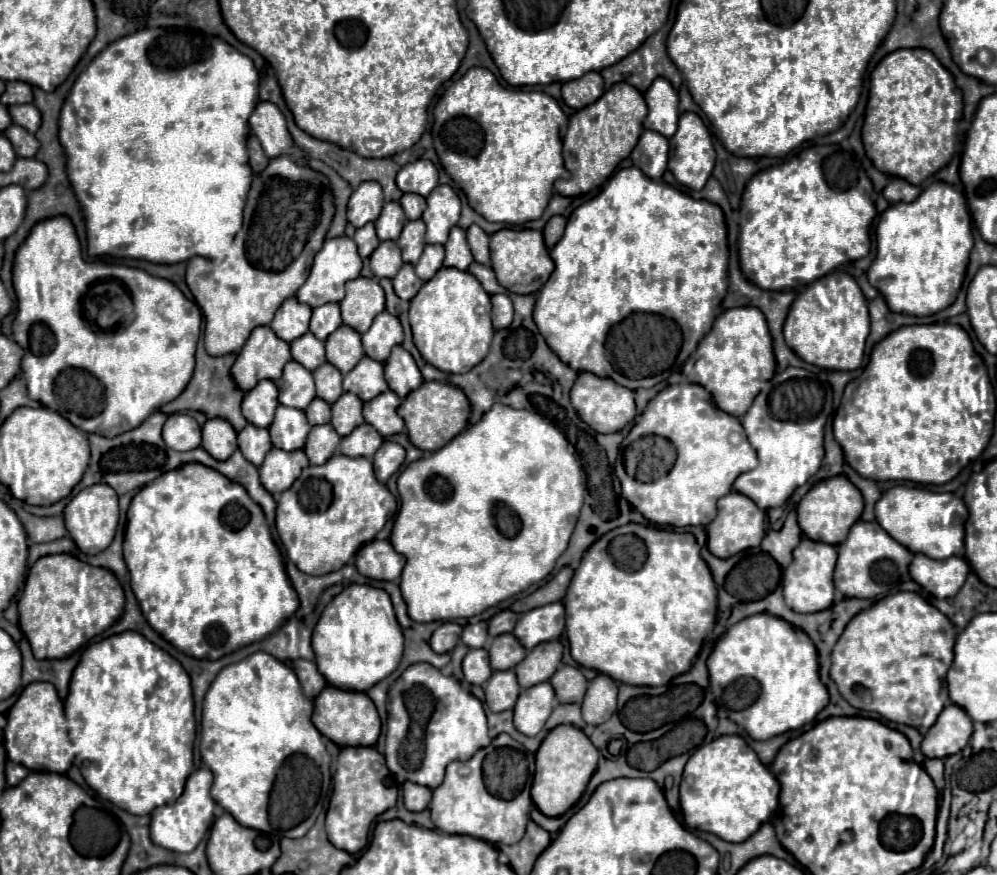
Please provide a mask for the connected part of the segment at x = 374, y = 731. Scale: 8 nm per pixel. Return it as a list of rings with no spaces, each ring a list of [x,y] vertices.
[[[325,686],[315,698],[313,724],[337,746],[373,746],[381,732],[381,720],[373,700],[365,692],[339,690],[335,686]]]

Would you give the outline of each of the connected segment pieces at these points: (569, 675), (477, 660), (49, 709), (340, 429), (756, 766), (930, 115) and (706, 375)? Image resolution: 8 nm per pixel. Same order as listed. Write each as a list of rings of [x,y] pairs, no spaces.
[[[563,664],[557,668],[557,674],[553,674],[553,678],[549,682],[555,688],[555,696],[559,702],[563,702],[563,704],[571,704],[571,702],[581,704],[583,702],[583,696],[587,690],[587,680],[579,668]]]
[[[483,648],[469,650],[467,656],[463,658],[463,674],[469,684],[477,684],[477,686],[485,684],[489,680],[489,676],[493,674],[487,650],[483,650]]]
[[[33,682],[25,686],[13,708],[7,712],[5,750],[9,760],[23,764],[33,772],[65,774],[73,762],[73,748],[69,740],[69,726],[63,714],[63,702],[49,682]]]
[[[343,392],[341,398],[335,404],[331,404],[331,410],[333,410],[331,424],[337,430],[337,434],[347,436],[365,422],[361,414],[361,406],[363,402],[355,394],[349,394],[349,392]]]
[[[719,736],[713,742],[699,746],[691,754],[681,782],[681,810],[687,826],[703,832],[713,832],[727,842],[743,842],[761,824],[769,822],[771,814],[777,810],[779,790],[781,788],[775,776],[759,762],[757,754],[747,746],[741,736]]]
[[[895,50],[887,54],[870,75],[869,102],[865,112],[863,144],[869,160],[877,170],[887,176],[905,178],[911,184],[921,184],[937,170],[949,164],[953,156],[953,146],[957,141],[957,122],[962,116],[962,94],[955,94],[956,84],[953,76],[929,50]]]
[[[753,306],[725,310],[715,320],[711,332],[699,342],[697,350],[687,358],[683,374],[689,382],[709,390],[721,410],[743,416],[753,404],[753,398],[761,392],[761,386],[775,374],[773,342],[761,310]]]

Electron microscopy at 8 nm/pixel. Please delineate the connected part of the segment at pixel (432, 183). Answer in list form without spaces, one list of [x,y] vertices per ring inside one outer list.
[[[415,160],[405,164],[397,174],[397,186],[403,192],[427,196],[437,186],[437,168],[431,160]]]

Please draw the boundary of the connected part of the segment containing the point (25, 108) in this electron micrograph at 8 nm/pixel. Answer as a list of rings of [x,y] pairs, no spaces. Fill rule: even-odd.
[[[33,104],[9,106],[9,114],[11,114],[11,118],[13,118],[15,124],[23,126],[31,134],[35,134],[37,128],[39,128],[39,124],[41,124],[41,114],[39,114],[39,110]]]

